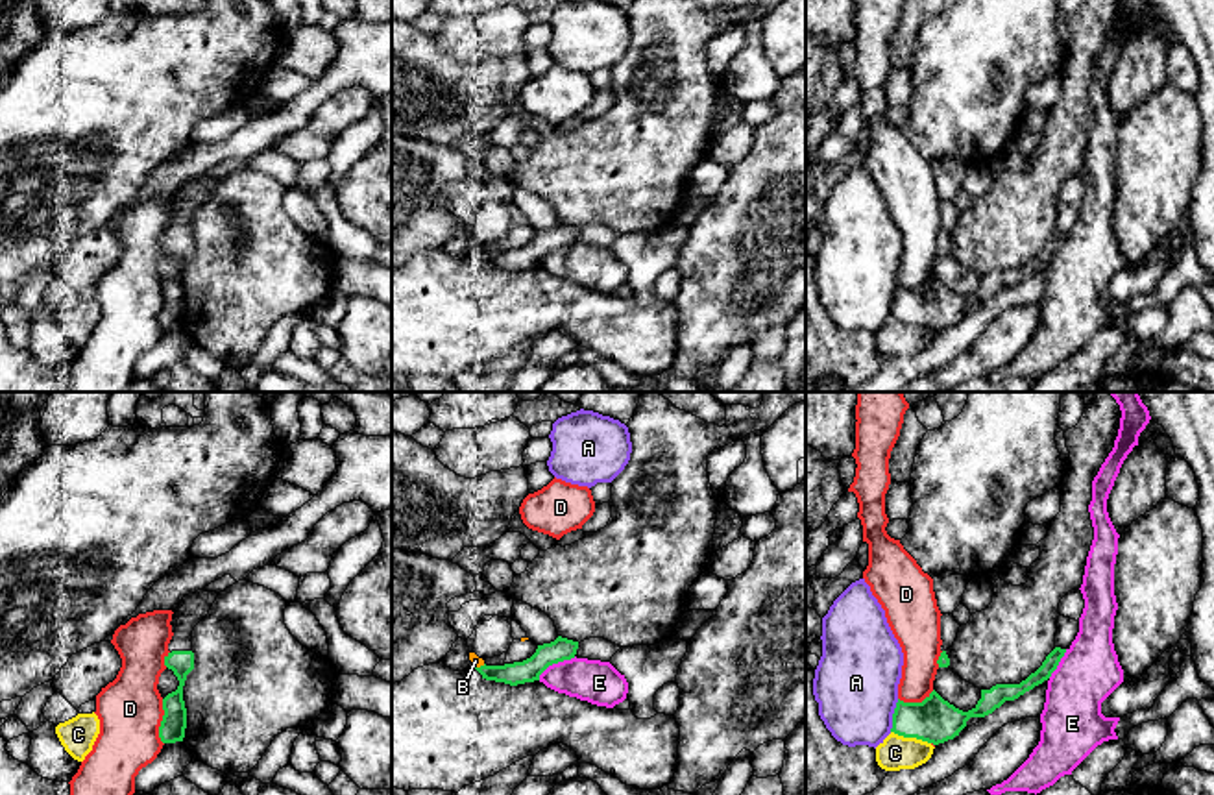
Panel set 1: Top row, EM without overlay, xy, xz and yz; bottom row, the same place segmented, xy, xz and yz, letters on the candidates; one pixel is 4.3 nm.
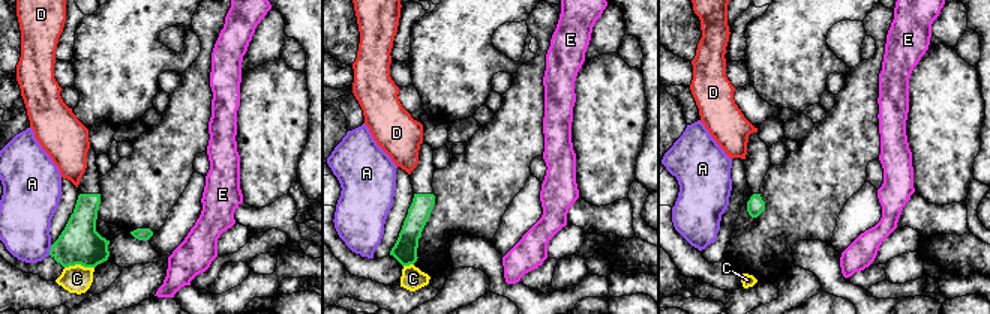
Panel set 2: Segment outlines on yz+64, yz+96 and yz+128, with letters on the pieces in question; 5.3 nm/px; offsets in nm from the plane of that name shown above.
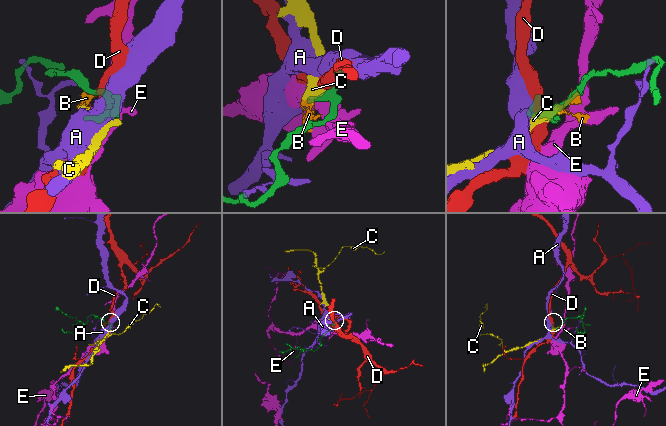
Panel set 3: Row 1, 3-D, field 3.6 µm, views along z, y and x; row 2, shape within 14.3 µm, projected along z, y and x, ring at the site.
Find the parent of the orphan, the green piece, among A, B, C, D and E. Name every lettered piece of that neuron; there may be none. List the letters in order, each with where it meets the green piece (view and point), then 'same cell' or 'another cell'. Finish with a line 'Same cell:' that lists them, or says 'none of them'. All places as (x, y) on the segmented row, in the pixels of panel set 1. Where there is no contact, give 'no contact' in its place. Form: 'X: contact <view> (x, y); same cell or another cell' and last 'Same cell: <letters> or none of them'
A: contact yz (893, 716); another cell
B: contact xz (481, 666); another cell
C: contact yz (911, 736); another cell
D: contact xy (161, 721); another cell
E: contact xz (555, 662); another cell
Same cell: none of them

